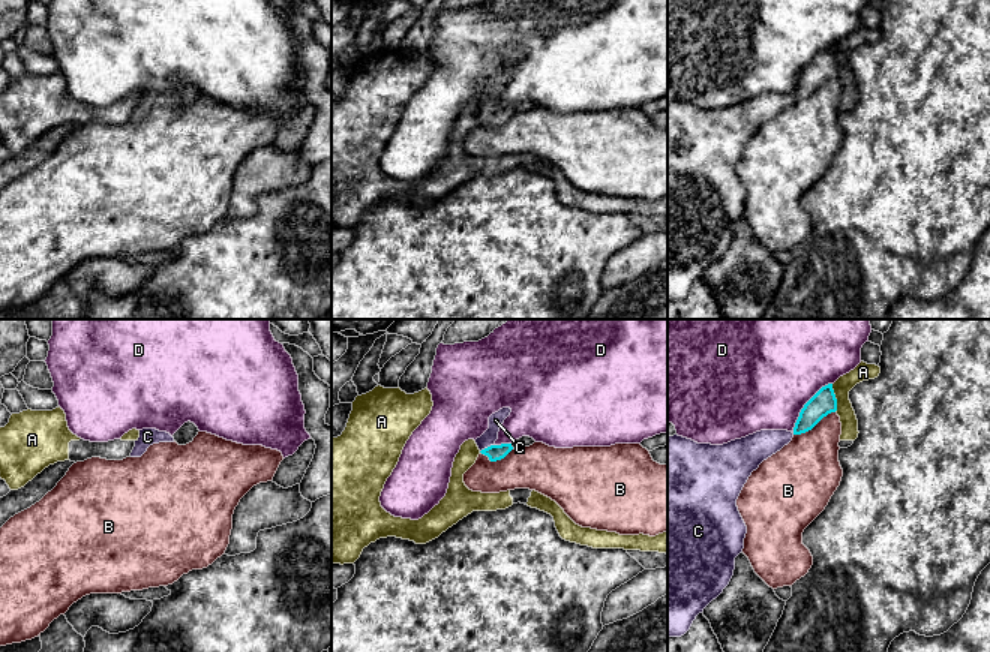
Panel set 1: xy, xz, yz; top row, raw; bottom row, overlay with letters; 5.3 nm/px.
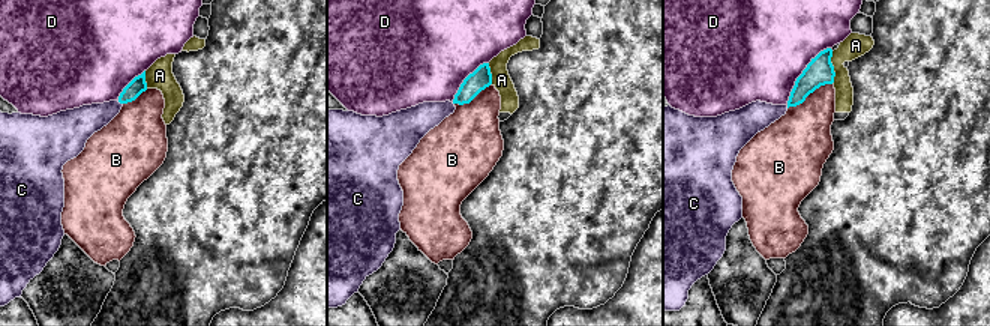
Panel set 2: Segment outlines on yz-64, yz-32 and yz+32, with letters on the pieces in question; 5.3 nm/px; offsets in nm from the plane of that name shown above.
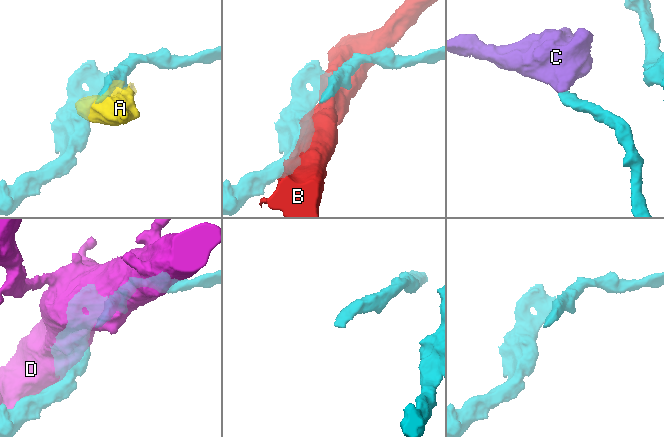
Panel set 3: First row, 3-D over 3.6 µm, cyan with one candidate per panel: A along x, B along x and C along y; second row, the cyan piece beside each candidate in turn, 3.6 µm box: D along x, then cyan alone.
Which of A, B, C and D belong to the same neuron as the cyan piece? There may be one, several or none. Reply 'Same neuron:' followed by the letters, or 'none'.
Same neuron: C

